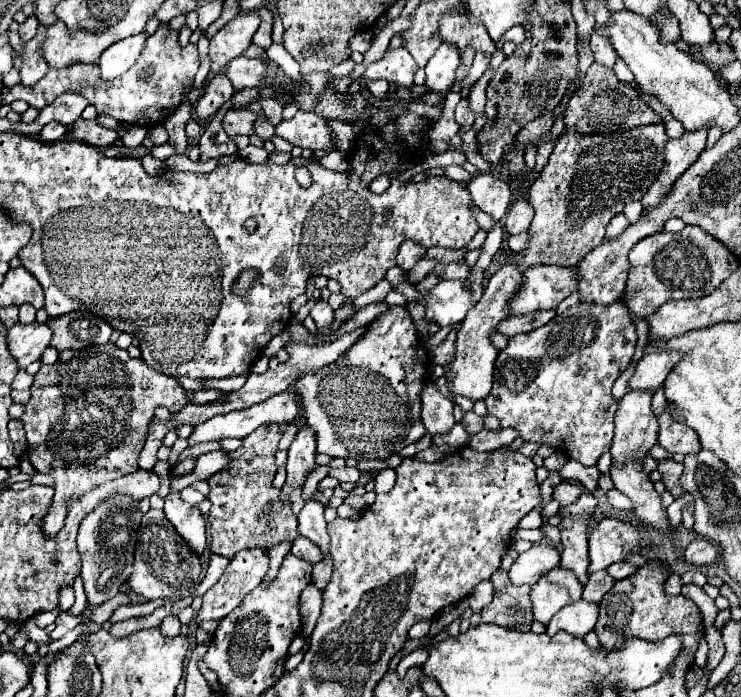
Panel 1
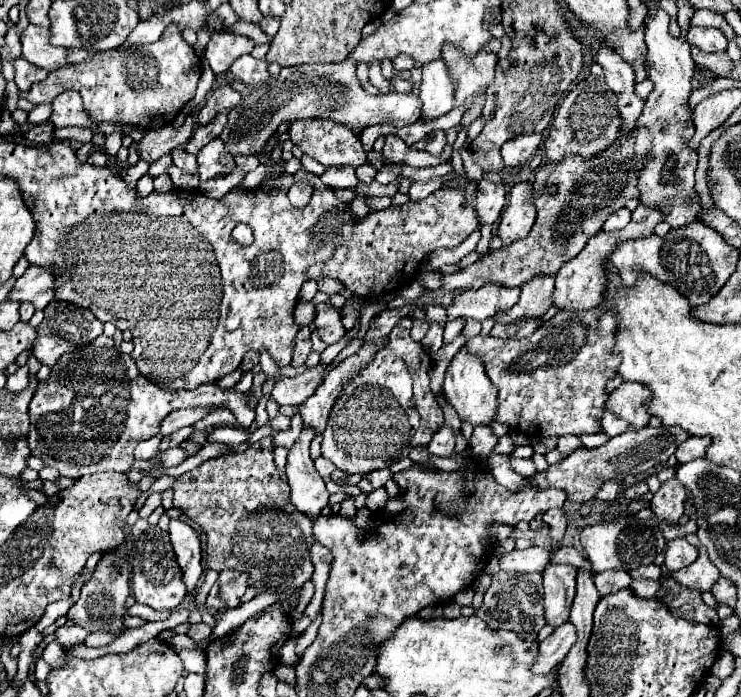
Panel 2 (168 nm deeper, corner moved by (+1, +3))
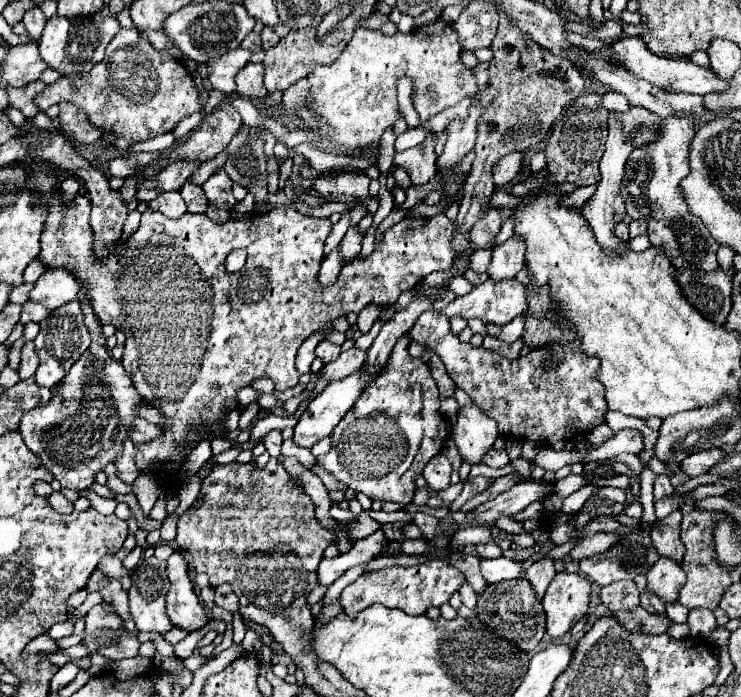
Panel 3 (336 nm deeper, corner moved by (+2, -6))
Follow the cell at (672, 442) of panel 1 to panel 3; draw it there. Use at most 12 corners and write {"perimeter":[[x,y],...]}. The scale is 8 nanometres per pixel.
{"perimeter":[[719,447],[699,451],[683,459],[681,471],[689,477],[707,473],[721,461]]}

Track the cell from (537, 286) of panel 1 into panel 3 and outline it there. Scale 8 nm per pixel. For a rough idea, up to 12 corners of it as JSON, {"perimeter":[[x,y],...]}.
{"perimeter":[[525,317],[501,327],[487,323],[487,335],[505,343],[517,341],[525,331]]}

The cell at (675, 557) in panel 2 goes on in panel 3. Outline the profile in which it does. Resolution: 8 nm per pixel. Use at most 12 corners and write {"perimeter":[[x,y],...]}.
{"perimeter":[[661,557],[647,571],[647,591],[675,603],[685,571]]}

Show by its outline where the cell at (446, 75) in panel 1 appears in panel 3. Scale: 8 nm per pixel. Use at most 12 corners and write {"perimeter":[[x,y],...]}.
{"perimeter":[[435,135],[421,145],[395,153],[393,165],[403,167],[413,187],[435,177]]}

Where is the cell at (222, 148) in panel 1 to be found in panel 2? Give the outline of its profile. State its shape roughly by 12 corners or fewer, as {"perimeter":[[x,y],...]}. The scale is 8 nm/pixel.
{"perimeter":[[220,138],[198,152],[200,180],[228,174],[234,156]]}

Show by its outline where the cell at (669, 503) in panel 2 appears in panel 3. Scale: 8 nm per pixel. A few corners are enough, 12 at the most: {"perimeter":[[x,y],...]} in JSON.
{"perimeter":[[681,511],[659,521],[651,531],[657,553],[681,563]]}

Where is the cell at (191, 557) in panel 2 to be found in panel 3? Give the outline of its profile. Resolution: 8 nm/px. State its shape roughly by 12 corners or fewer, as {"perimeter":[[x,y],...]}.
{"perimeter":[[179,551],[167,559],[167,615],[187,633],[209,617]]}

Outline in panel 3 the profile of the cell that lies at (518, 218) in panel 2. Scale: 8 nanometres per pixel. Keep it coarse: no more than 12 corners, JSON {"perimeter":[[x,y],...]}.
{"perimeter":[[517,237],[497,245],[487,269],[497,283],[513,279],[525,265]]}

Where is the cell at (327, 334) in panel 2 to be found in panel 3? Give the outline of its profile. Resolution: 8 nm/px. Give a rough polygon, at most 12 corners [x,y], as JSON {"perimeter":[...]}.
{"perimeter":[[321,341],[315,353],[323,363],[331,363],[341,347],[331,341]]}

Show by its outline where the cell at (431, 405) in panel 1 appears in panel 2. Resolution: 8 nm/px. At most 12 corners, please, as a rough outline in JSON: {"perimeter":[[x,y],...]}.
{"perimeter":[[444,424],[426,446],[430,454],[454,452],[454,430]]}

